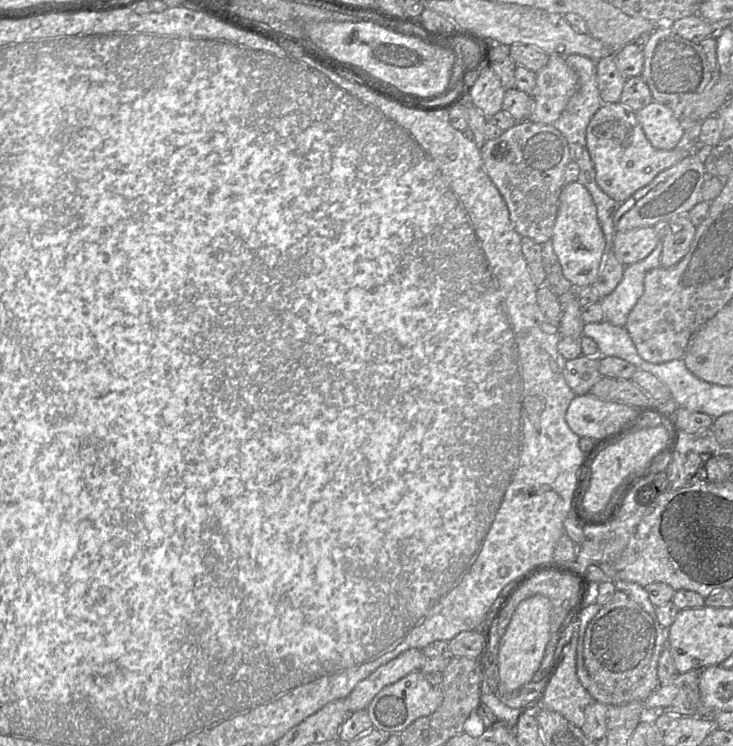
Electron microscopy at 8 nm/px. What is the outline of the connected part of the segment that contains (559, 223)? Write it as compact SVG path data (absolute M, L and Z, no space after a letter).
M578 181L565 184L561 191L551 241L563 275L575 289L590 286L597 280L607 253L607 244L593 198Z

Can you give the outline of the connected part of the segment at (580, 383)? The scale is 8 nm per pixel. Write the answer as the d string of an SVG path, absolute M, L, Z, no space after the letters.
M580 355L566 361L564 378L575 395L588 394L593 384L601 377L599 373L600 357L607 356Z

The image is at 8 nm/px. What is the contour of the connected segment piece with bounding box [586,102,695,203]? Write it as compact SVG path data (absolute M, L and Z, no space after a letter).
M620 102L603 104L586 130L587 148L595 168L596 182L612 199L623 203L645 187L662 171L695 151L659 150L652 146L637 119L636 112Z

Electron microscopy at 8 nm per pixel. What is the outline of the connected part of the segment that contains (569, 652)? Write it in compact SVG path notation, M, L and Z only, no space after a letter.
M578 631L562 650L559 667L550 679L539 701L540 707L557 712L576 727L584 723L584 709L593 698L582 686L576 673Z

